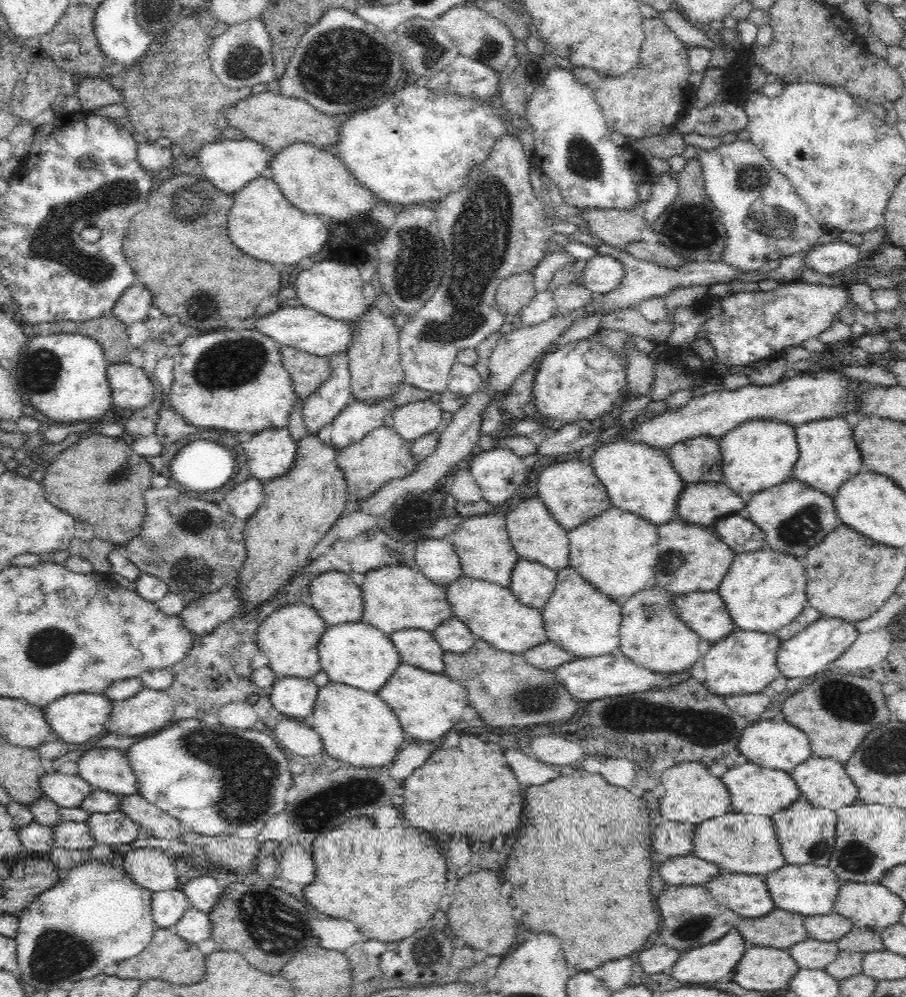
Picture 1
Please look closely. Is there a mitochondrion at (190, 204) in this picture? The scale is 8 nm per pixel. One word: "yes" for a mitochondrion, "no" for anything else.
yes

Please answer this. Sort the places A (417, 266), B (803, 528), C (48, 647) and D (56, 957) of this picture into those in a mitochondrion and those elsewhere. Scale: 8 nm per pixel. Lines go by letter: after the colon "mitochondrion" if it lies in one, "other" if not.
A: mitochondrion
B: mitochondrion
C: mitochondrion
D: mitochondrion

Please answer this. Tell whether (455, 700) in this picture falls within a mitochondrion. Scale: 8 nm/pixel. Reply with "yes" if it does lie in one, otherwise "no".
no

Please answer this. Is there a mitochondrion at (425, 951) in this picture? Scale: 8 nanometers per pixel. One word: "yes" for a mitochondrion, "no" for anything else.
yes

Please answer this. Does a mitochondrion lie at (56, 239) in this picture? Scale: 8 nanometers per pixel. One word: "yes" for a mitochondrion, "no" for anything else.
yes

